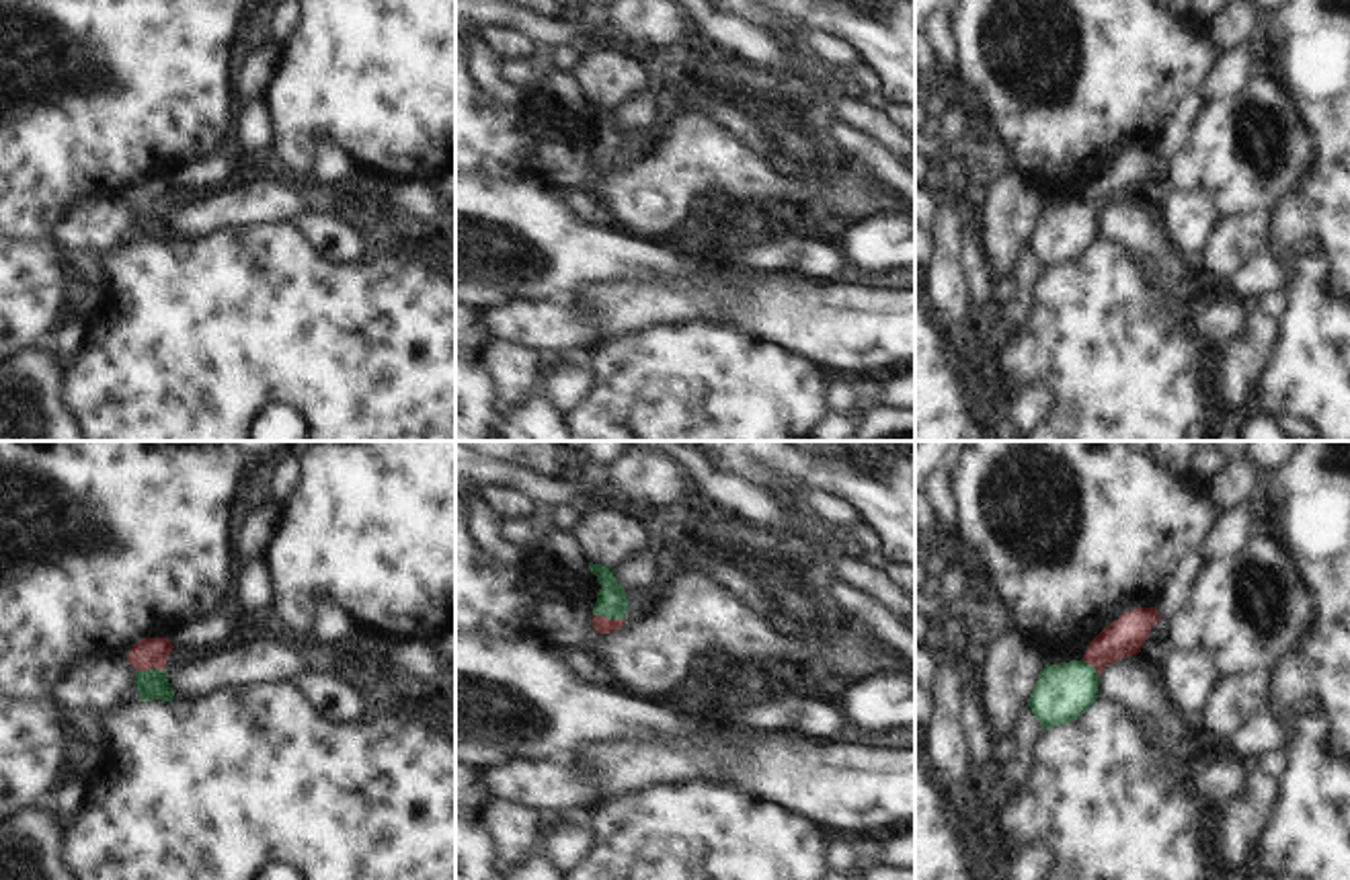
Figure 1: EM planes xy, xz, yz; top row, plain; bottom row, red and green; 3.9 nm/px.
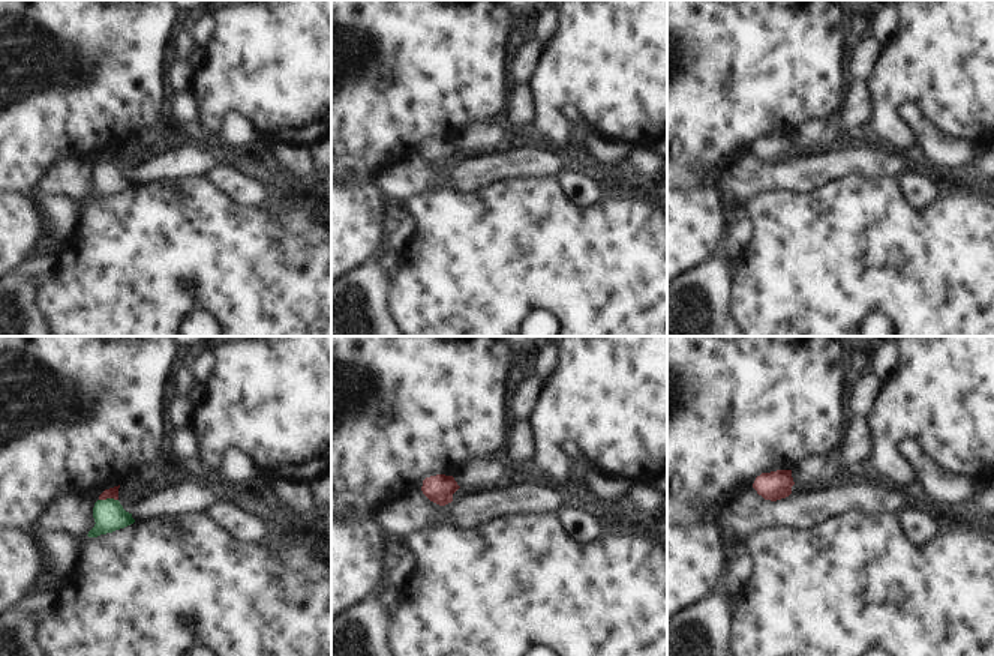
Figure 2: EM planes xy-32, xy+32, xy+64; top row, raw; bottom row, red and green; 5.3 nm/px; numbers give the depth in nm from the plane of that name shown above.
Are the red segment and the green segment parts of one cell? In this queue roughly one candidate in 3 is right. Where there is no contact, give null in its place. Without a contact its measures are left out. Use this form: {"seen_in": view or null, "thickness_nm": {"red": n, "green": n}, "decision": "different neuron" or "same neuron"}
{"seen_in": "xy", "thickness_nm": {"red": 130, "green": 120}, "decision": "same neuron"}

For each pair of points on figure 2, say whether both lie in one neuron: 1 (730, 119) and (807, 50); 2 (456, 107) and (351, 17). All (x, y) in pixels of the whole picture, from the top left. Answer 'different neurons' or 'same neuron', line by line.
1: same neuron
2: same neuron

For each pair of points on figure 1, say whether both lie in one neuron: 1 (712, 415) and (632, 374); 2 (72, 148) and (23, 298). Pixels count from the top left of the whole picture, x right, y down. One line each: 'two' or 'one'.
1: one
2: two

